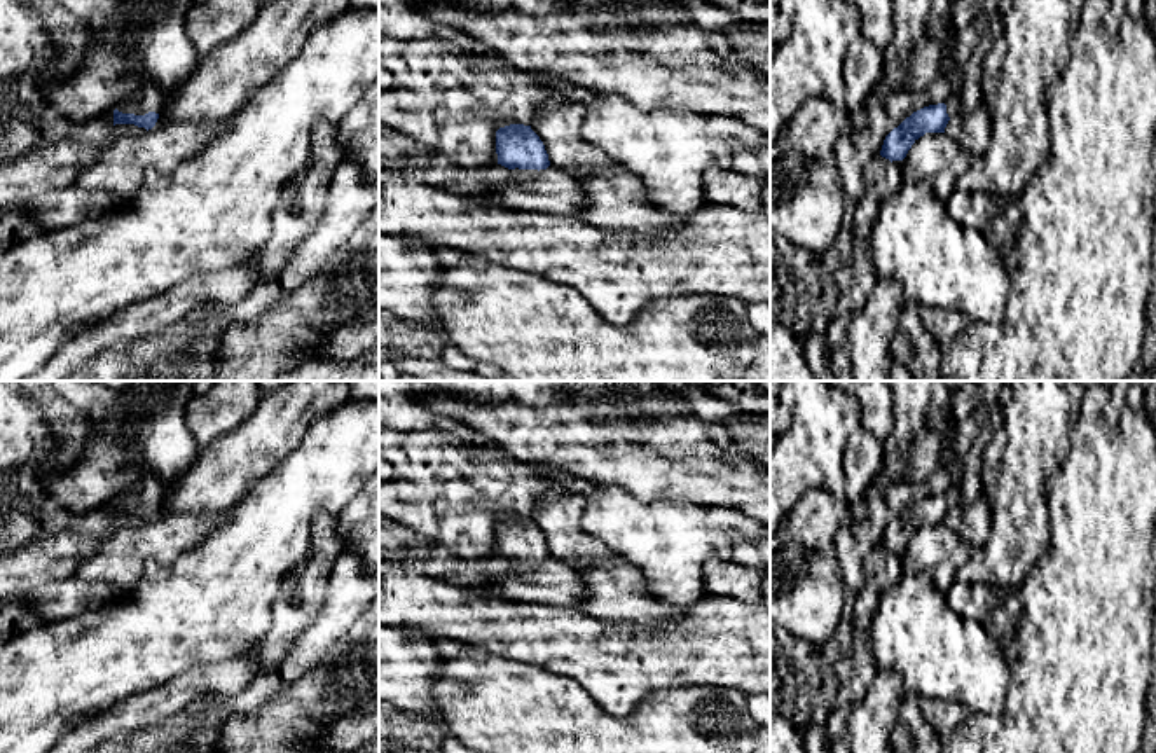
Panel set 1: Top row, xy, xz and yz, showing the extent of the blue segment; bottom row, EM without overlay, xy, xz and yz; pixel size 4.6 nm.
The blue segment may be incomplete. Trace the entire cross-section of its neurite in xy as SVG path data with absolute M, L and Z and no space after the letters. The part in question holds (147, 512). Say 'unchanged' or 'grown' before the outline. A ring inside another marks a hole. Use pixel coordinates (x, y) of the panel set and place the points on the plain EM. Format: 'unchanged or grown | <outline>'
grown | M143 468L143 482L117 494L114 501L114 517L134 515L148 522L155 517L162 498L164 484L152 475L150 468Z

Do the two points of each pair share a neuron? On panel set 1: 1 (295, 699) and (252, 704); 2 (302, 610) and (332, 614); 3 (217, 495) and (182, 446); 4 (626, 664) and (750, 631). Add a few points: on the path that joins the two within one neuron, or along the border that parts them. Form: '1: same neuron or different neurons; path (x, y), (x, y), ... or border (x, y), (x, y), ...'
1: different neurons; border (299, 680), (254, 711), (226, 718)
2: different neurons; border (330, 572), (327, 598), (318, 617), (294, 643)
3: different neurons; border (199, 449), (191, 467), (178, 479)
4: same neuron; path (657, 657), (681, 656), (718, 643)

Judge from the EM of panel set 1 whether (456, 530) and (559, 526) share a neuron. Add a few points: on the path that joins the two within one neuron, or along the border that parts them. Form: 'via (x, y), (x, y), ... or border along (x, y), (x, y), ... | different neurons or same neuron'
border along (538, 497), (528, 516) | different neurons

